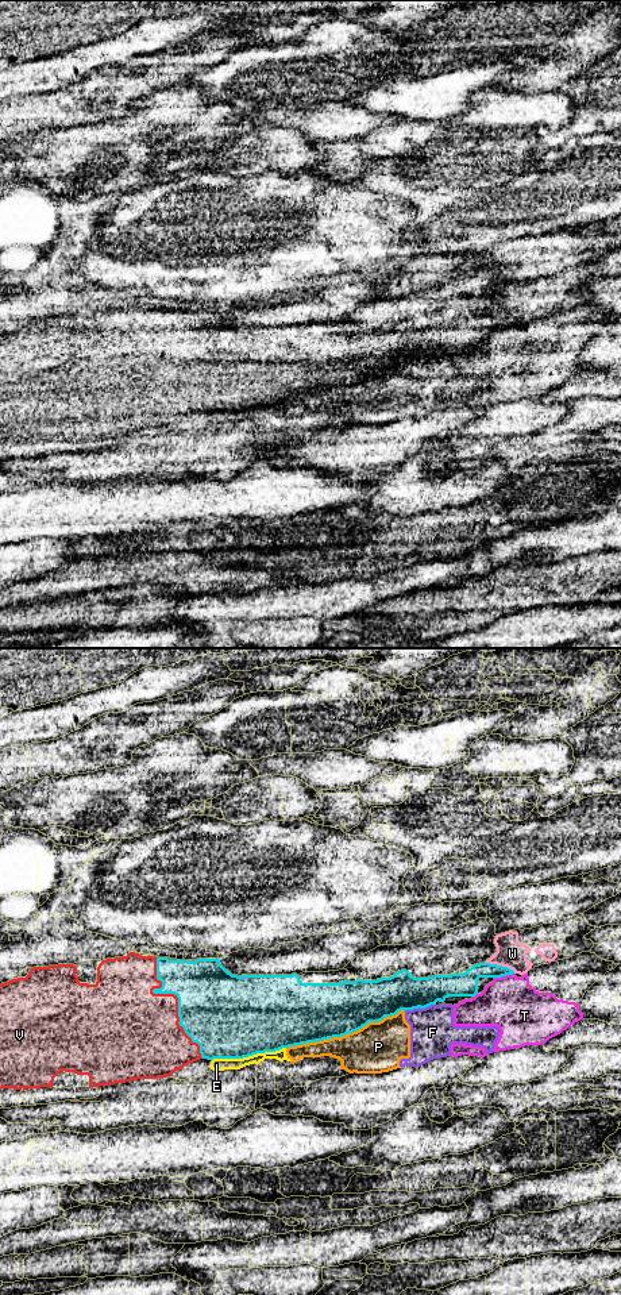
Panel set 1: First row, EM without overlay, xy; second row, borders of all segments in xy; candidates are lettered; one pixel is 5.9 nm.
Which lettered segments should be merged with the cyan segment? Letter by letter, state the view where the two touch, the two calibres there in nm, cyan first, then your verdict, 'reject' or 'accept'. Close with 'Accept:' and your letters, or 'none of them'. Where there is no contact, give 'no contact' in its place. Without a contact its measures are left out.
E: contact in xy; calibres 500 and 80 nm; reject
F: contact in xy; calibres 240 and 280 nm; reject
P: contact in xy; calibres 360 and 300 nm; reject
T: contact in xy; calibres 140 and 320 nm; reject
V: contact in xy; calibres 460 and 380 nm; accept
W: contact in xy; calibres 140 and 170 nm; reject
Accept: V

